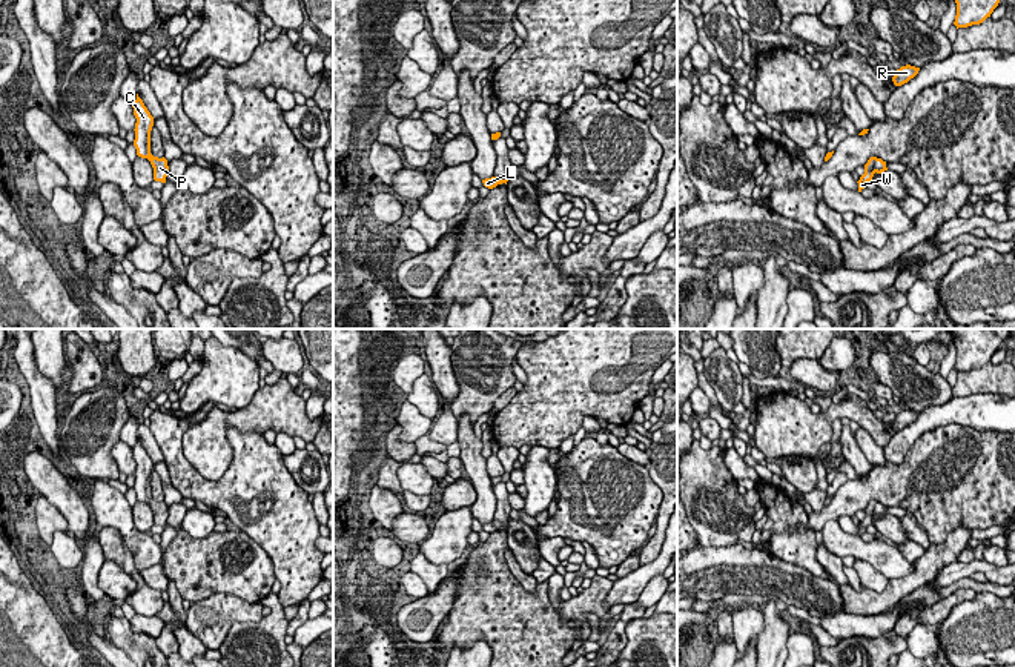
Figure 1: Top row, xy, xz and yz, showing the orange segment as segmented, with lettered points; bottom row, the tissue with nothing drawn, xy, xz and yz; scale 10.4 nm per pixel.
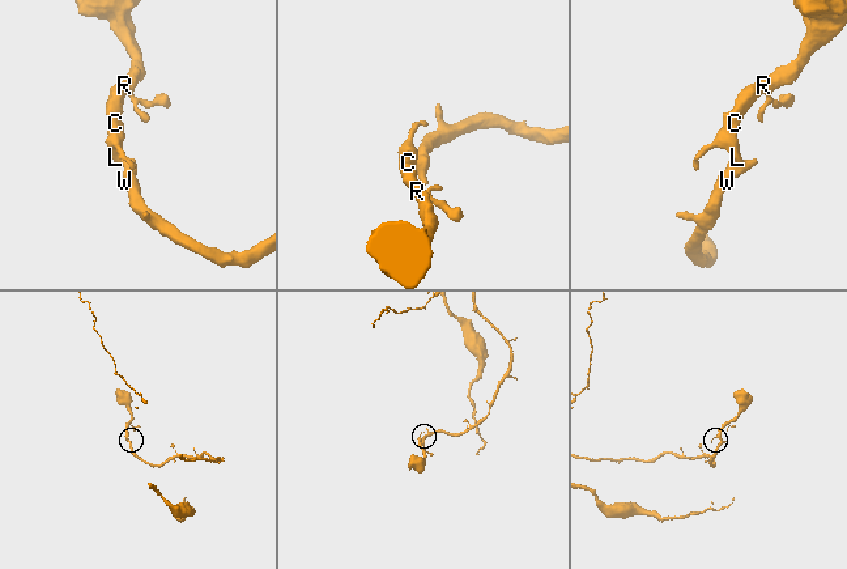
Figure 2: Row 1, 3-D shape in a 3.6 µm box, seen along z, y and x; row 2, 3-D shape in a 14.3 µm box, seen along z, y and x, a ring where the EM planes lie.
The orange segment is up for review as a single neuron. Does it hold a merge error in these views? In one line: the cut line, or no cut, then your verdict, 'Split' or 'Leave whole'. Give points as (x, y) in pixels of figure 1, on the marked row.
No split. Leave whole

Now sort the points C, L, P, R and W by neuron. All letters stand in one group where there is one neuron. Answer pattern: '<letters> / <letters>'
C L P R W

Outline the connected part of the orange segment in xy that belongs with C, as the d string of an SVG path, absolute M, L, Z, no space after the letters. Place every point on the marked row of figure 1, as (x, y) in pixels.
M137 94L137 100L132 103L134 115L137 118L135 123L135 140L134 146L137 149L137 155L141 158L147 158L154 168L154 180L166 183L166 177L169 172L167 160L154 157L150 154L150 131L154 126L154 117L144 106L143 100Z

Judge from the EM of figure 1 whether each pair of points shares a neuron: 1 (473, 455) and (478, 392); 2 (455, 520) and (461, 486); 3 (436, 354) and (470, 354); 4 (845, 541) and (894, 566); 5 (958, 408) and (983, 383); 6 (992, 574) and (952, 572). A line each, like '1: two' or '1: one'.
1: two
2: two
3: two
4: one
5: two
6: one

